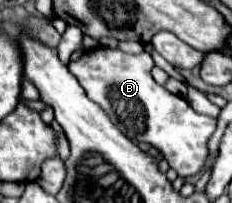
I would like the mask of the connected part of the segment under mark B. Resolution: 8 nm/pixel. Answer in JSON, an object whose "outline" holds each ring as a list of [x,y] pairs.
{"outline":[[[106,47],[84,51],[78,61],[68,65],[86,95],[106,111],[110,121],[128,139],[134,143],[148,143],[158,149],[178,177],[186,179],[202,171],[208,159],[208,141],[216,131],[216,119],[196,113],[186,99],[172,95],[158,85],[150,75],[152,67],[154,59],[150,53],[128,55],[120,49]]]}

